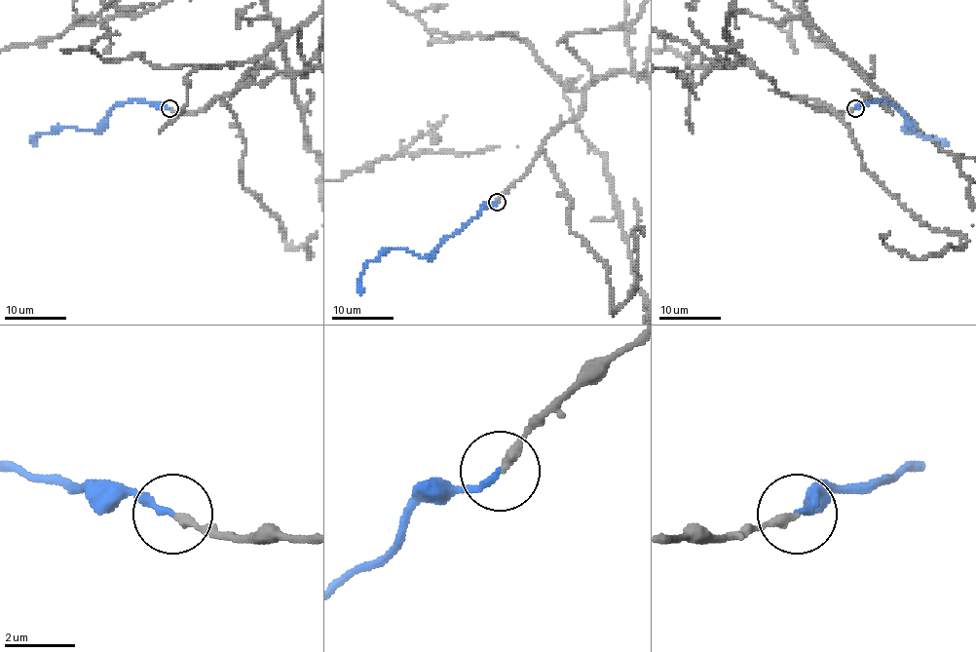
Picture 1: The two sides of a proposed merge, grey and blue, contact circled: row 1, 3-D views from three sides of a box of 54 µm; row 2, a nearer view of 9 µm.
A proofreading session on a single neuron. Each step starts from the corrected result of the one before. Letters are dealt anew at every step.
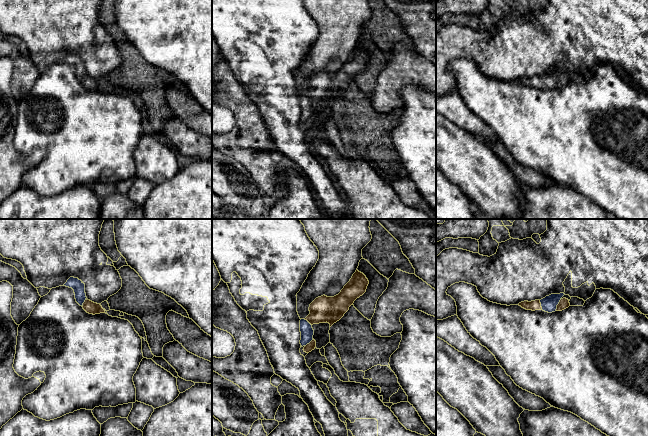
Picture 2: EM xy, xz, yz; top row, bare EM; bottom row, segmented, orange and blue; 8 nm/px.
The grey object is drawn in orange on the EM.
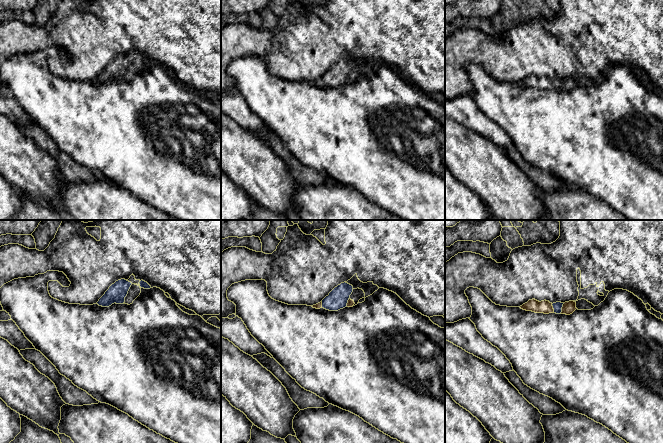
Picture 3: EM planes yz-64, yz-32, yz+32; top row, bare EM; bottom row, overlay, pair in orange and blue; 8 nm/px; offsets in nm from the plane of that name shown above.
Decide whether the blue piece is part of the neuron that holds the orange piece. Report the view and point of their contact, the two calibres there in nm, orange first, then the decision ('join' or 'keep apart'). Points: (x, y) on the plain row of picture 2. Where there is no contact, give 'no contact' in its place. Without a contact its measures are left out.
yz (557, 81) | 80/130 nm | join

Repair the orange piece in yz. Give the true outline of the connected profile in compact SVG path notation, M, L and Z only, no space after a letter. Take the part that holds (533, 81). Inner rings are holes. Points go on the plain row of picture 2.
M551 70L546 72L541 76L535 77L524 77L519 79L518 81L526 86L543 86L548 89L552 89L555 87L562 87L570 82L569 76L564 74L565 70Z

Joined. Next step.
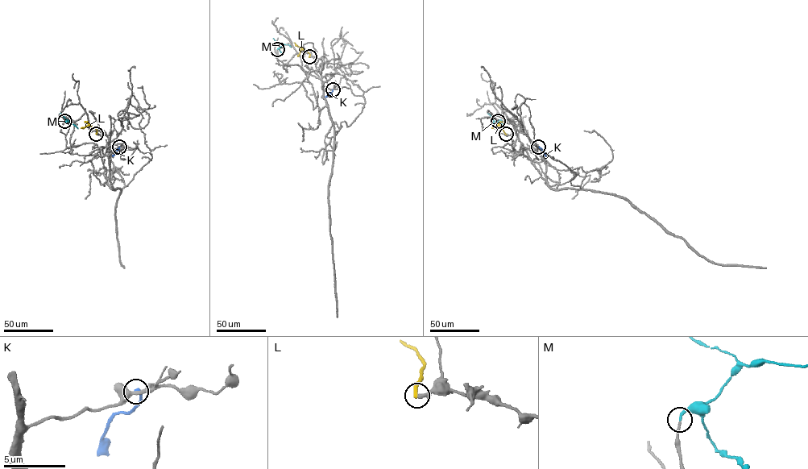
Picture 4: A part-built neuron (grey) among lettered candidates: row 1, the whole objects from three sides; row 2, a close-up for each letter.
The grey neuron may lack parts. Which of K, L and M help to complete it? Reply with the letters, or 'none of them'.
M

